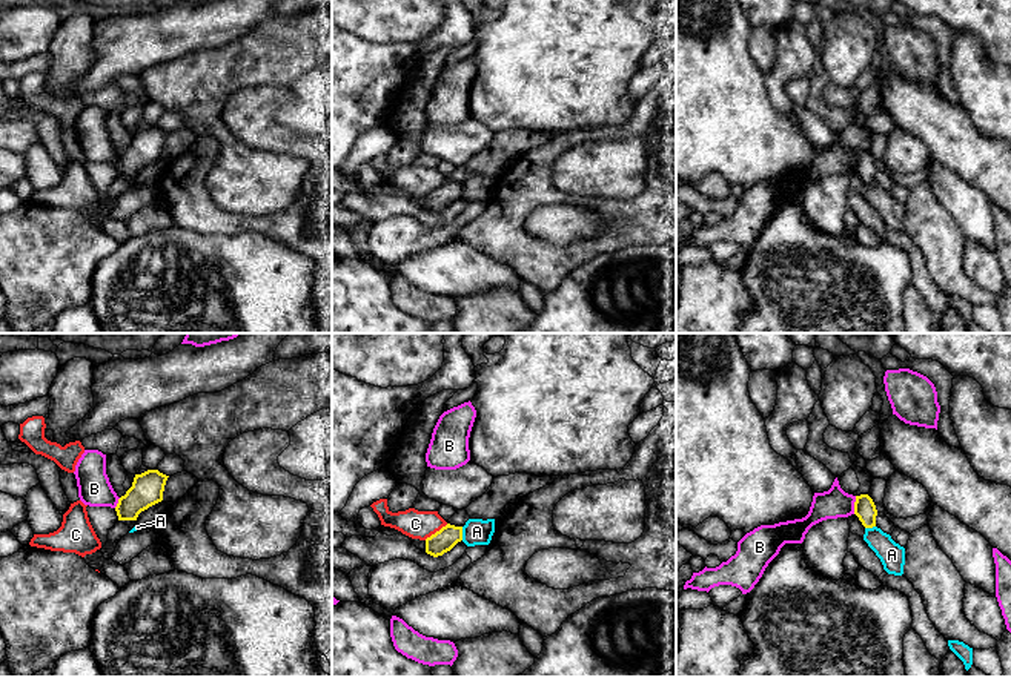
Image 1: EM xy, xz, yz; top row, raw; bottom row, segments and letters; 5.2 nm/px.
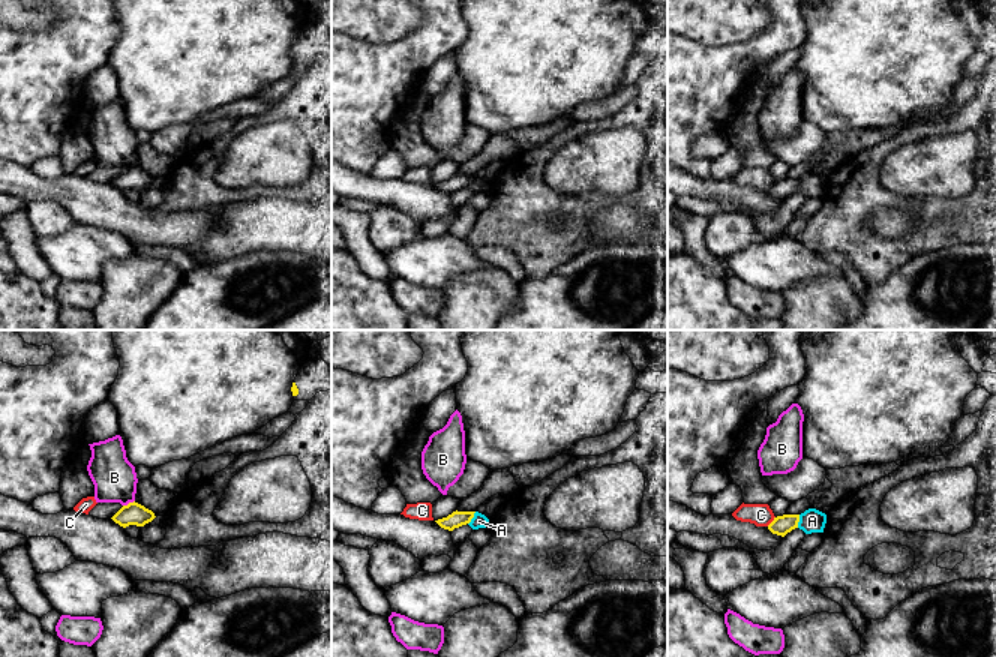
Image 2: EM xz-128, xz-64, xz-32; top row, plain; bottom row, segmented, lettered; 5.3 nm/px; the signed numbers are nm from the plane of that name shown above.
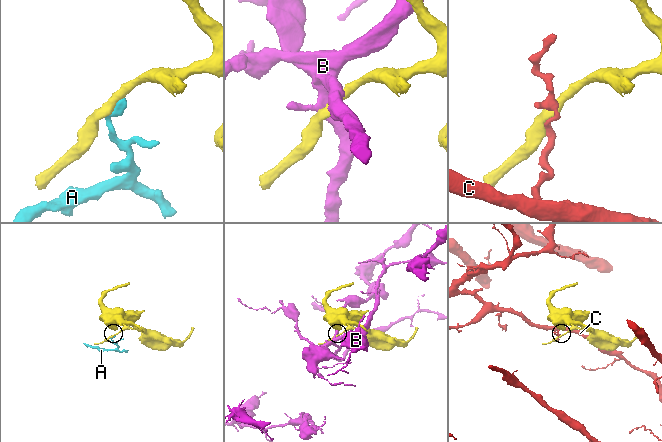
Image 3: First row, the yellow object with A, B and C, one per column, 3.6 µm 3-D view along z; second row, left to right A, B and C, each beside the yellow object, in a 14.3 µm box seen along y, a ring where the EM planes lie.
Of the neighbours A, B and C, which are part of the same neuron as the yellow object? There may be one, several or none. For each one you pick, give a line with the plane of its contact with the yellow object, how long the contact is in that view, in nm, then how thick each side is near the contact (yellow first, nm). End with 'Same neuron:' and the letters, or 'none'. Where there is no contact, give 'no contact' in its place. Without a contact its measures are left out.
Same neuron: none

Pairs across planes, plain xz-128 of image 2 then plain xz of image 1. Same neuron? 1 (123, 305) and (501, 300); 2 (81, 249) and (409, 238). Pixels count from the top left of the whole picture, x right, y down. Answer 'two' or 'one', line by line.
1: one
2: two

